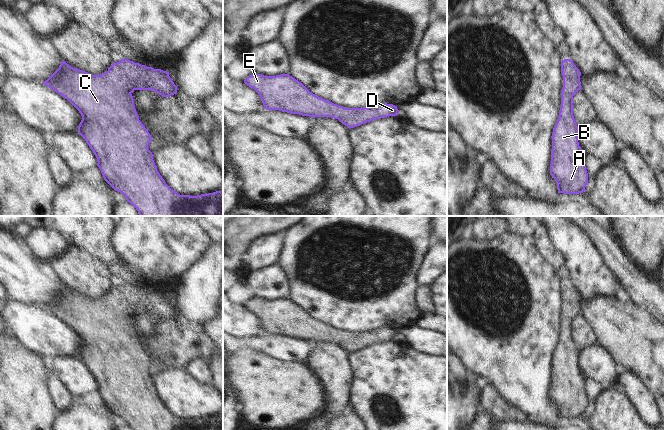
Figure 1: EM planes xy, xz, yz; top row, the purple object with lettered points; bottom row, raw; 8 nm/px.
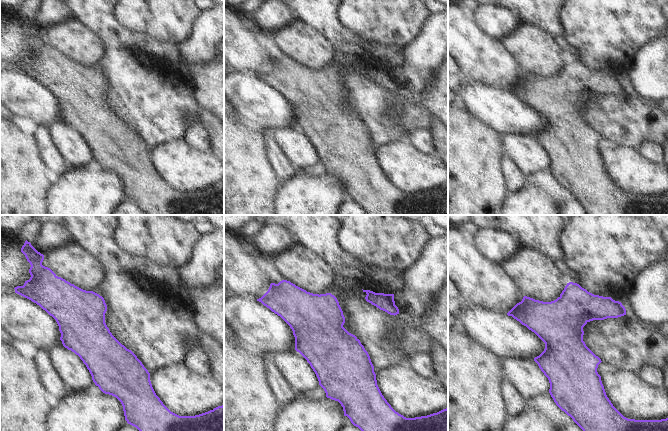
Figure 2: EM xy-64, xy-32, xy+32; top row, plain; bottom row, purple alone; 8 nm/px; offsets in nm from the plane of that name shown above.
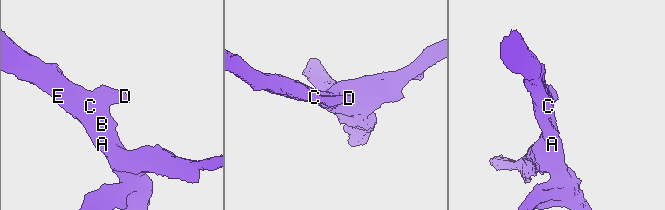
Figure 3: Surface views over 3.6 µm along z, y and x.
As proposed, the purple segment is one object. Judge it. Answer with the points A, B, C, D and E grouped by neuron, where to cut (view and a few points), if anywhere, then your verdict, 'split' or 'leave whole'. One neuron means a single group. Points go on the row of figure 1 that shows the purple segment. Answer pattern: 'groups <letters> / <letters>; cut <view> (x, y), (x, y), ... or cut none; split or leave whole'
groups A B C D E; cut none; leave whole

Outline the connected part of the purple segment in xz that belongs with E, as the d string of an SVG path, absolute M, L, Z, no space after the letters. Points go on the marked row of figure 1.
M251 74L244 83L260 96L267 110L290 114L338 119L349 129L375 119L398 115L393 104L376 104L363 108L344 108L311 93L301 82L289 74L264 76Z

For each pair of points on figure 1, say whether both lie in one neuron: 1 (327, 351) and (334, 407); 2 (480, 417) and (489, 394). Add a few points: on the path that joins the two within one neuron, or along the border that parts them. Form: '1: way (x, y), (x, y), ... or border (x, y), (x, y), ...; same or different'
1: way (331, 365), (334, 370), (334, 393); same
2: border (481, 407), (494, 419); different

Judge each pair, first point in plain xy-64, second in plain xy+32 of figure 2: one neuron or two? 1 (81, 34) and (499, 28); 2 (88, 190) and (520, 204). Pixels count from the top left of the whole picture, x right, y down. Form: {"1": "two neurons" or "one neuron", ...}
{"1": "two neurons", "2": "one neuron"}

